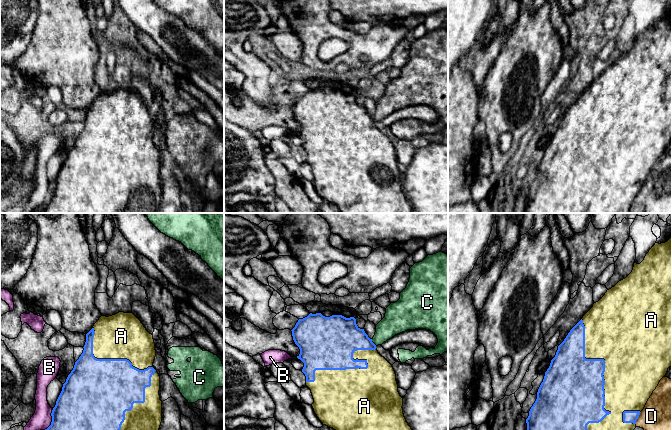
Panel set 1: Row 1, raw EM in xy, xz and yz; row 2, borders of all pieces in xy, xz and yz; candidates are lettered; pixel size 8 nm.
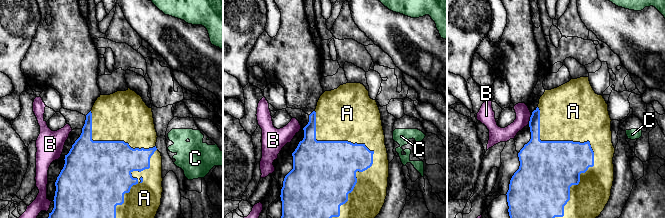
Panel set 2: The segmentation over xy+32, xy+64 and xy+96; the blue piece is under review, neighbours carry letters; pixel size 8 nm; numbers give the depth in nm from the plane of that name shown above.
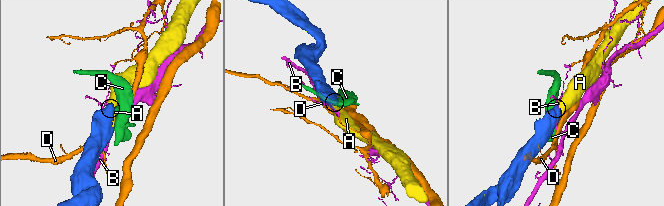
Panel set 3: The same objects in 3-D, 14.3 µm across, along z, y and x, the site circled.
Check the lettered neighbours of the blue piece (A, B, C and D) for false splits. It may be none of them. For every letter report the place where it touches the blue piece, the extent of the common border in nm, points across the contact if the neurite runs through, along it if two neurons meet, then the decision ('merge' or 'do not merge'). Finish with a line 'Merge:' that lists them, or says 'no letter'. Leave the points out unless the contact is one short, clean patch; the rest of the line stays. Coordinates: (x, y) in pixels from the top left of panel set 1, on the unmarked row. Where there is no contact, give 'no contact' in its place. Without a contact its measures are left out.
A: contact yz (602, 151); length 950 nm; merge
B: contact xy (52, 196); length 170 nm; do not merge
C: contact xz (372, 118); length 70 nm; border xz (371, 115), (376, 121); do not merge
D: contact yz (637, 194); length 110 nm; do not merge
Merge: A

